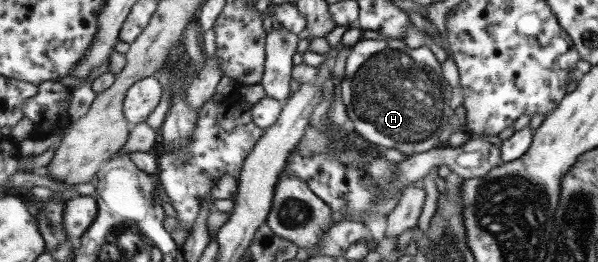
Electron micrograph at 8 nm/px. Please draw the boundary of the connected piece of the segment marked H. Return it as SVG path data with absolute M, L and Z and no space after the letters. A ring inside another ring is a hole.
M385 38L385 40L360 40L350 47L346 61L346 72L341 79L342 100L348 109L353 131L360 133L371 144L381 148L397 149L409 157L438 149L441 145L438 134L447 122L451 112L449 107L450 86L441 73L440 63L433 56L435 53L427 46L409 47L403 40Z

